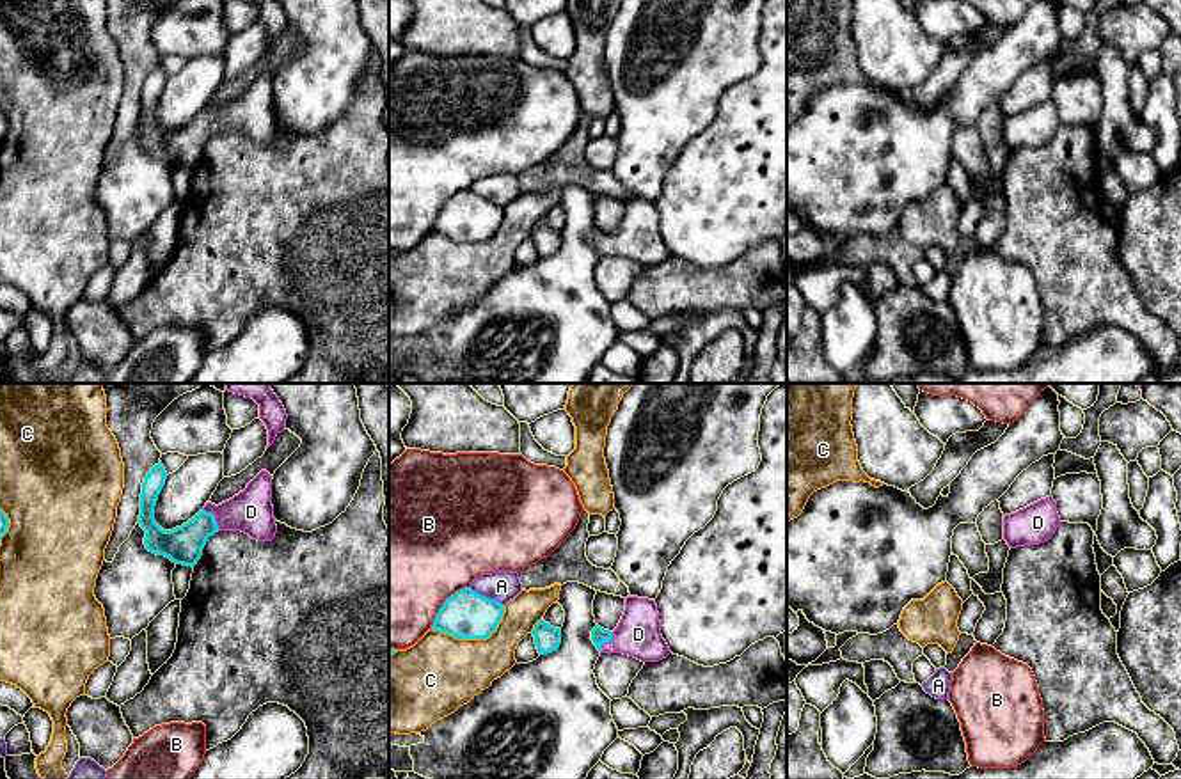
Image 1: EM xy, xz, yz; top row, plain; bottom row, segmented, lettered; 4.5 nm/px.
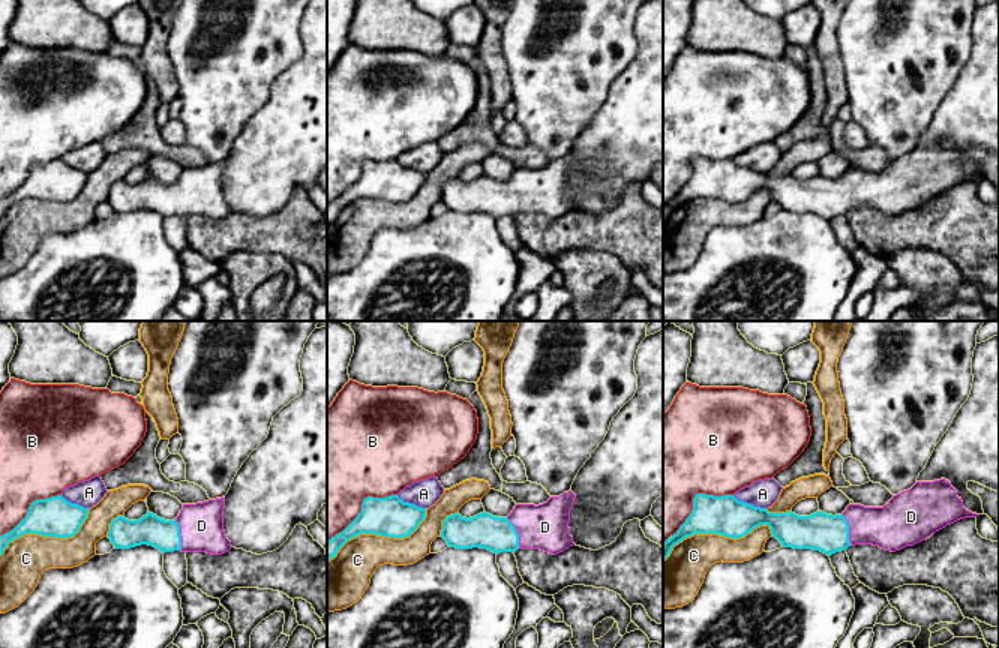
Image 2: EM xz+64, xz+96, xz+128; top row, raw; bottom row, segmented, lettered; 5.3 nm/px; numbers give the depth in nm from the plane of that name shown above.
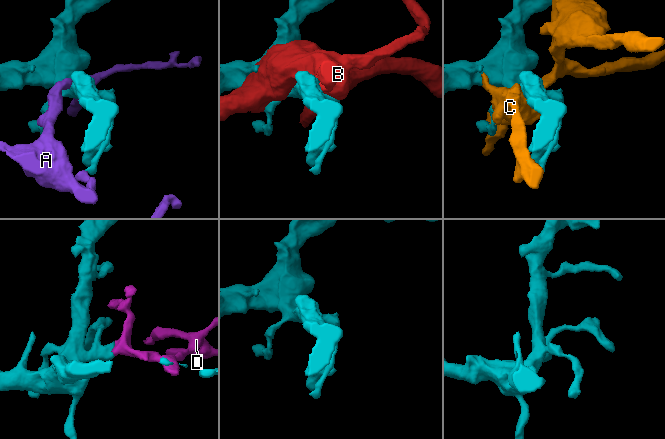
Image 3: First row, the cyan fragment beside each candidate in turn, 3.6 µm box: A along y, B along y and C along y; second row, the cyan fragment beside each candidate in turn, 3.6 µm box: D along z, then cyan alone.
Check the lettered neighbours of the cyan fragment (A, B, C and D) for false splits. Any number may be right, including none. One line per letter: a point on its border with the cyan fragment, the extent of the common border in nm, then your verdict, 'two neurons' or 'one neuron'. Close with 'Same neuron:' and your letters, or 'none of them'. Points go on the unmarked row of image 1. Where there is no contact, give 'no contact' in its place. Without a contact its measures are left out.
A: contact xz (485, 199); length 180 nm; two neurons
B: contact xz (443, 206); length 260 nm; two neurons
C: contact xz (475, 240); length 360 nm; two neurons
D: contact xy (214, 119); length 130 nm; one neuron
Same neuron: D

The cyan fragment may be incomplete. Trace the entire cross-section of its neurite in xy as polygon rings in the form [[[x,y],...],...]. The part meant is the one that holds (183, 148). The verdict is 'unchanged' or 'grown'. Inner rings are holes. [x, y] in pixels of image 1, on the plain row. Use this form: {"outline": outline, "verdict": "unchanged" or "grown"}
{"outline": [[[155,67],[142,85],[139,126],[146,133],[144,147],[176,167],[195,169],[210,138],[218,133],[242,133],[258,144],[272,144],[277,135],[272,108],[272,78],[261,73],[243,94],[215,108],[208,105],[192,122],[172,133],[155,124],[155,108],[167,75]]], "verdict": "grown"}

